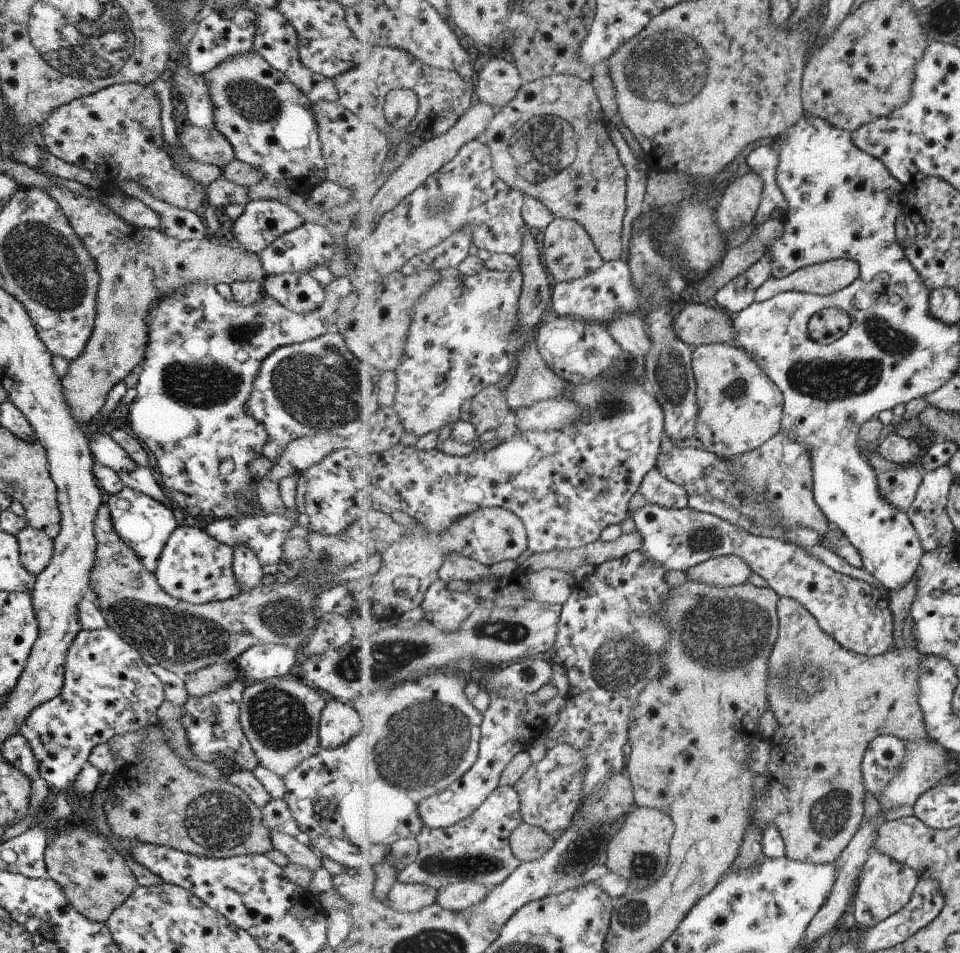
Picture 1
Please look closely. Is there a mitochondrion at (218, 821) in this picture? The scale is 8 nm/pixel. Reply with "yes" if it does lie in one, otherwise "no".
yes

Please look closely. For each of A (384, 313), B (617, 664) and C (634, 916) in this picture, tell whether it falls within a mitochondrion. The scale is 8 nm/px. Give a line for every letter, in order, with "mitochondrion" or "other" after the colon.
A: other
B: mitochondrion
C: mitochondrion

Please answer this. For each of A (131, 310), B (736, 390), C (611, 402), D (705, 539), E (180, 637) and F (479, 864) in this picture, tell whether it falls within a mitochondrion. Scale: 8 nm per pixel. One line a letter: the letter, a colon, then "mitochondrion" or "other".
A: mitochondrion
B: mitochondrion
C: mitochondrion
D: mitochondrion
E: mitochondrion
F: mitochondrion

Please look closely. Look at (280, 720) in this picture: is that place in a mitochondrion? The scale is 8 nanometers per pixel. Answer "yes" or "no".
yes

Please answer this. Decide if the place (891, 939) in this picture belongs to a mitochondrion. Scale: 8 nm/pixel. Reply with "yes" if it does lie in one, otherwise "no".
no

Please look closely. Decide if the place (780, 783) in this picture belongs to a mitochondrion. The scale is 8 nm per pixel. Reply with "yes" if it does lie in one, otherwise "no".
no

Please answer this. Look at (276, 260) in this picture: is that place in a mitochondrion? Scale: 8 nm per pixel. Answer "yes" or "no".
no

